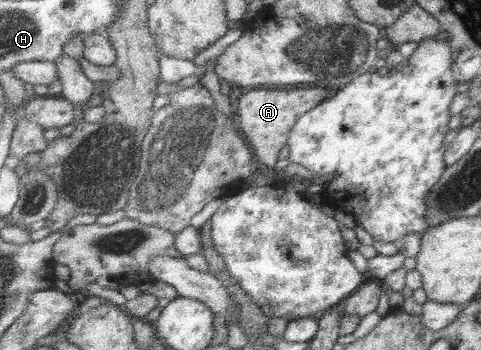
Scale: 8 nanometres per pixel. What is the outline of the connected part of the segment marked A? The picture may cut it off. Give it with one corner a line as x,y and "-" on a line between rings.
308,85
308,89
304,87
270,87
270,89
254,89
250,93
246,93
242,97
242,101
238,103
236,101
237,114
239,115
240,131
246,137
246,141
250,147
254,150
257,164
263,165
268,169
274,169
279,163
278,155
280,151
289,145
290,135
292,133
292,127
295,127
296,121
299,121
300,117
308,113
314,107
318,107
322,101
327,99
326,87
316,87
315,85

